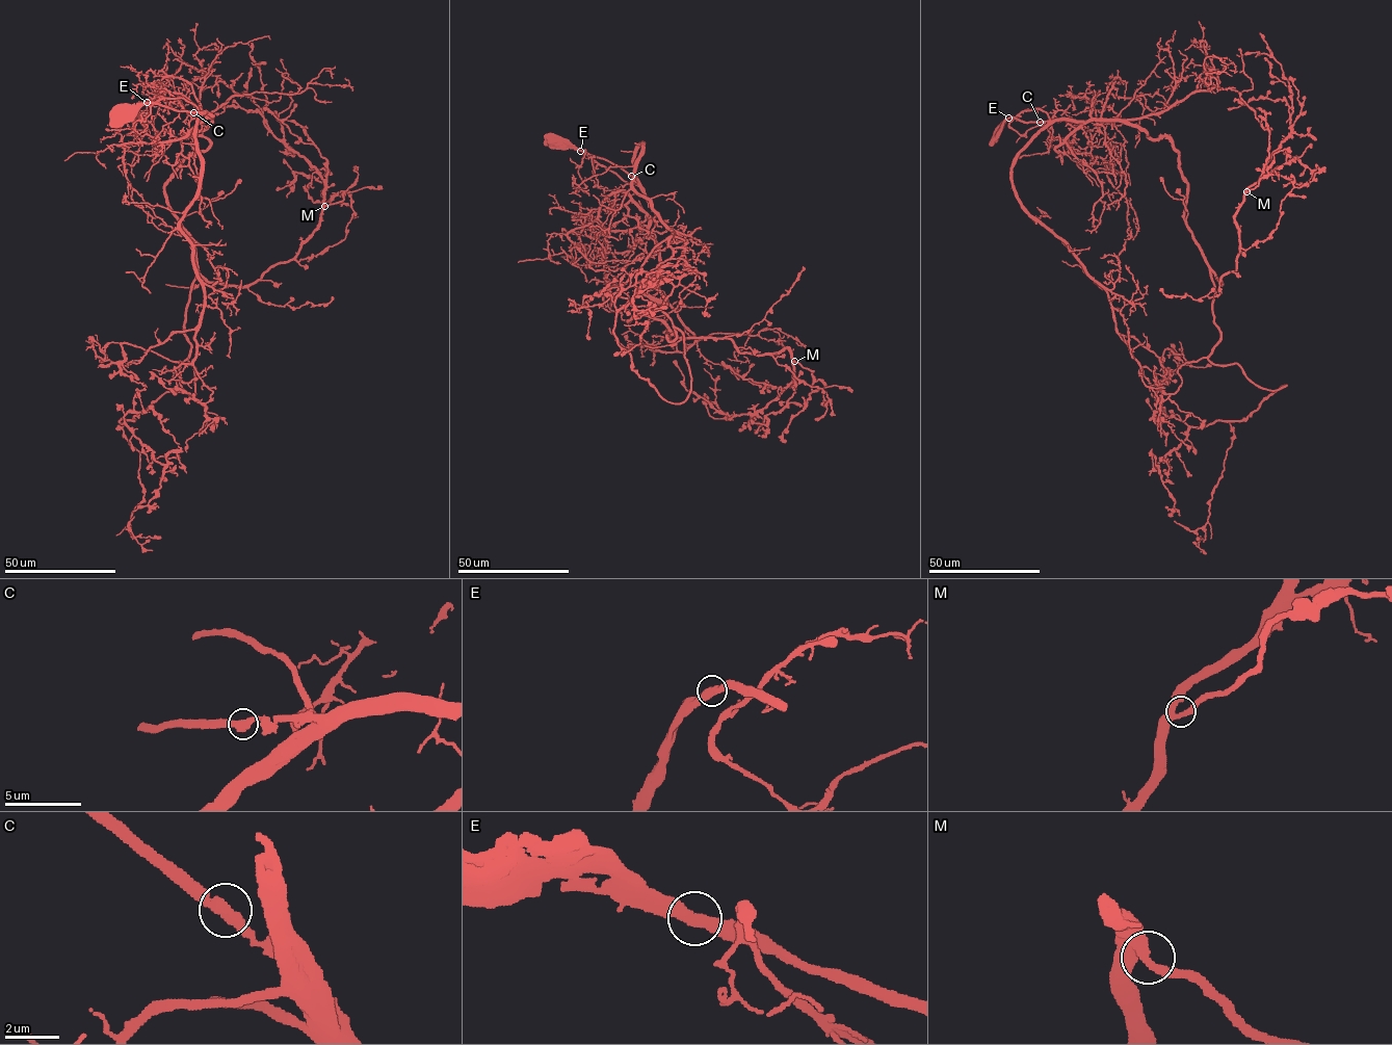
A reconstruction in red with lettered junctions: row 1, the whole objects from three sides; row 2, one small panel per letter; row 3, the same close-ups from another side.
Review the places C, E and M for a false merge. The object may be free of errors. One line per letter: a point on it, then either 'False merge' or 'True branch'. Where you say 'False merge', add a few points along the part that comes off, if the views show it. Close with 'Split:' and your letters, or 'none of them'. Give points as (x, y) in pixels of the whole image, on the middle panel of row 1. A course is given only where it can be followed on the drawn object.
C: Place: (631, 176). True branch
E: Place: (580, 151). True branch
M: Place: (794, 361). True branch
Split: none of them

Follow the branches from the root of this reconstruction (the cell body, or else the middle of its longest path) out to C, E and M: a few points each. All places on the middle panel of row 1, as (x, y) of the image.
C: (552, 139), (568, 141), (618, 164), (631, 176)
E: (552, 139), (568, 141), (581, 151)
M: (552, 139), (621, 166), (654, 211), (658, 275), (635, 285), (665, 303), (628, 320), (794, 361)

